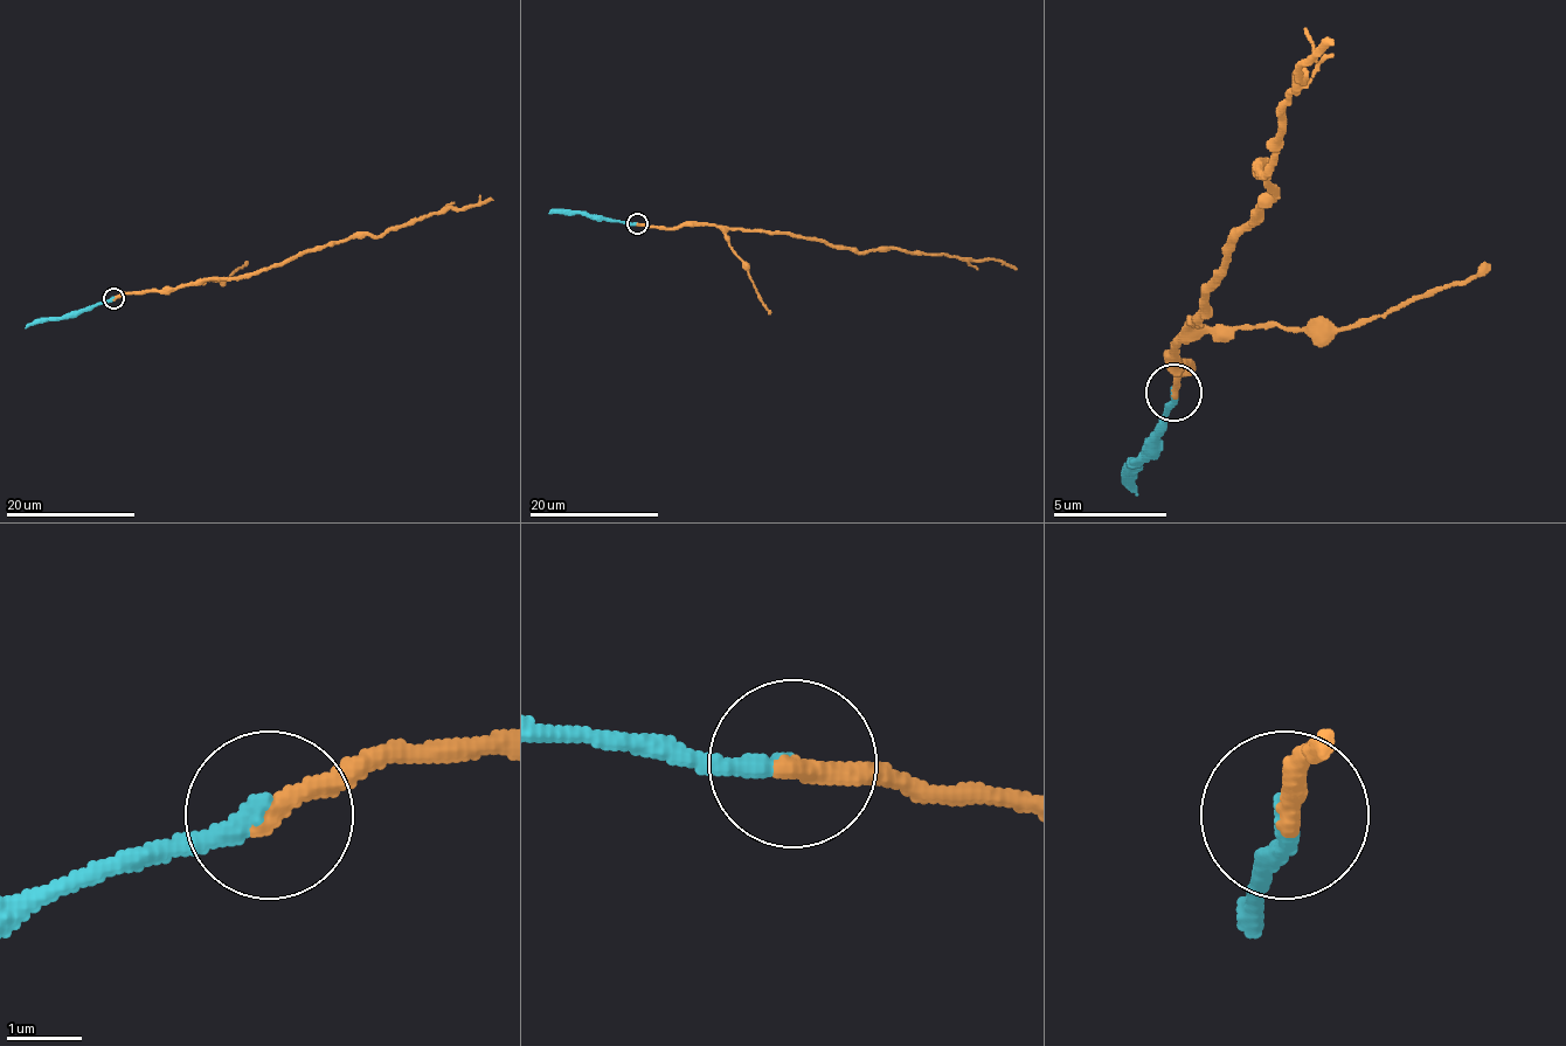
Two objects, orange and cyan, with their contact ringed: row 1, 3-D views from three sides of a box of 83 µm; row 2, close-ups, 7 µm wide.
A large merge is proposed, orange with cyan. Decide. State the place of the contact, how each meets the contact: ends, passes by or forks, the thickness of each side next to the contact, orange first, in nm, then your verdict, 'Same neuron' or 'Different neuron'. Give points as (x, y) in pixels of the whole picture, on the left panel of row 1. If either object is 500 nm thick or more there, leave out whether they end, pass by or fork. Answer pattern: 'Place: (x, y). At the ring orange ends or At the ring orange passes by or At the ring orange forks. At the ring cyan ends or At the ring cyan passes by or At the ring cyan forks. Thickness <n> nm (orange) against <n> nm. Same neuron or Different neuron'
Place: (113, 298). At the ring orange ends. At the ring cyan ends. Thickness 320 nm (orange) against 280 nm. Same neuron

